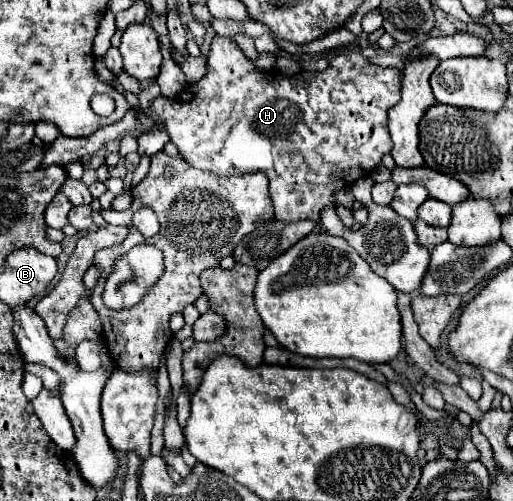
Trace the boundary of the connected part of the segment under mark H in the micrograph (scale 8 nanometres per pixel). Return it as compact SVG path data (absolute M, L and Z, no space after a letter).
M215 36L211 52L207 56L207 74L187 86L175 98L155 98L151 102L151 112L145 116L141 112L129 110L119 122L105 126L85 138L69 138L59 134L57 140L45 152L37 170L43 166L79 160L83 156L95 154L109 140L123 138L127 134L141 134L153 124L163 122L171 136L171 142L179 148L179 154L201 170L209 170L217 176L235 176L249 172L265 172L269 176L269 194L273 200L275 220L297 222L315 220L319 222L321 212L327 206L335 206L333 194L355 180L369 176L385 154L391 152L393 142L387 130L387 112L401 98L401 74L397 68L381 68L371 64L365 56L357 52L339 54L331 60L331 66L323 72L301 72L287 76L279 70L263 72L243 54L233 38Z

